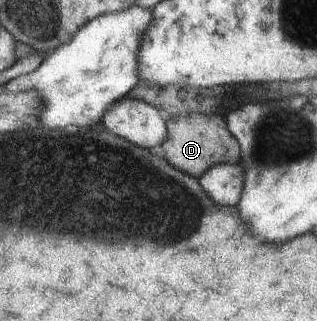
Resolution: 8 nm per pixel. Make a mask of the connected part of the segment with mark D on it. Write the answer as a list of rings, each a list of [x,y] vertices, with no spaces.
[[[185,113],[165,116],[167,137],[162,142],[164,158],[173,167],[190,176],[199,176],[218,163],[236,164],[240,161],[240,146],[237,139],[229,133],[224,114]]]

